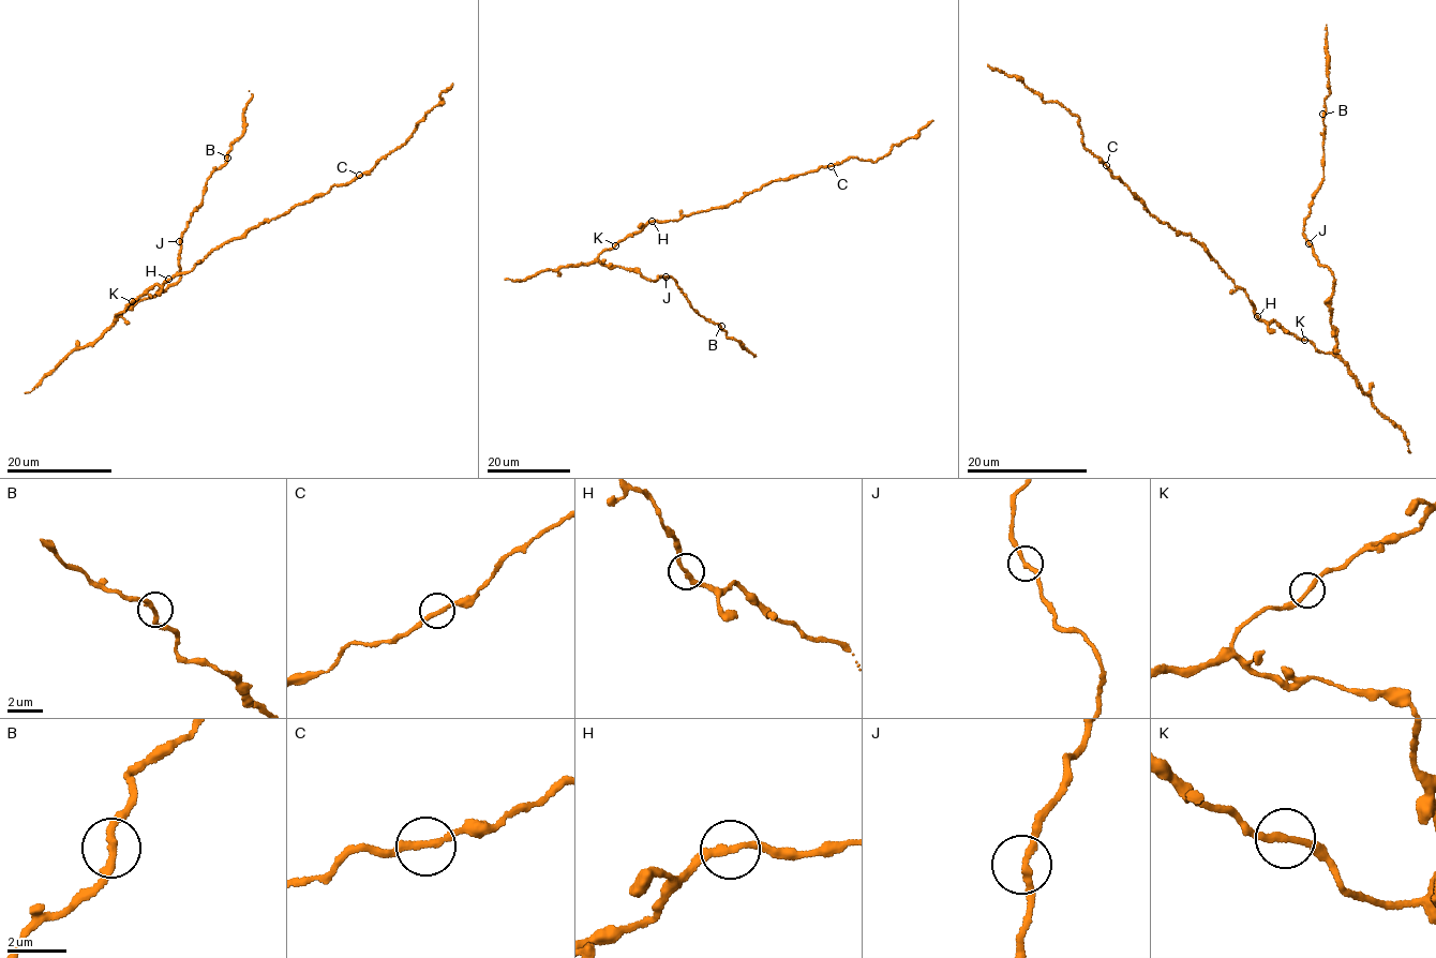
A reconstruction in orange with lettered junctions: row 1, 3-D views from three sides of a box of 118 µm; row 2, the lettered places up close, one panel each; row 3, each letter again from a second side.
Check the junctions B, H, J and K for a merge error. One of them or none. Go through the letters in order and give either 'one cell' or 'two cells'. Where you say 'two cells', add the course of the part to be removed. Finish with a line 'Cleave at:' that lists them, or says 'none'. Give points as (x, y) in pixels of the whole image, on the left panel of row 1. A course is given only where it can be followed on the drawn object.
B: one cell
H: one cell
J: one cell
K: one cell
Cleave at: none

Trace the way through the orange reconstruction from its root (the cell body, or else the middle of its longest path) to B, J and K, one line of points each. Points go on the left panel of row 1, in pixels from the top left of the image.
B: (166, 283), (151, 286), (115, 315), (179, 280), (180, 243), (187, 223), (203, 203), (207, 179), (227, 158)
J: (166, 283), (151, 286), (115, 315), (138, 301), (155, 296), (179, 280), (179, 241)
K: (166, 283), (151, 286), (132, 301)

